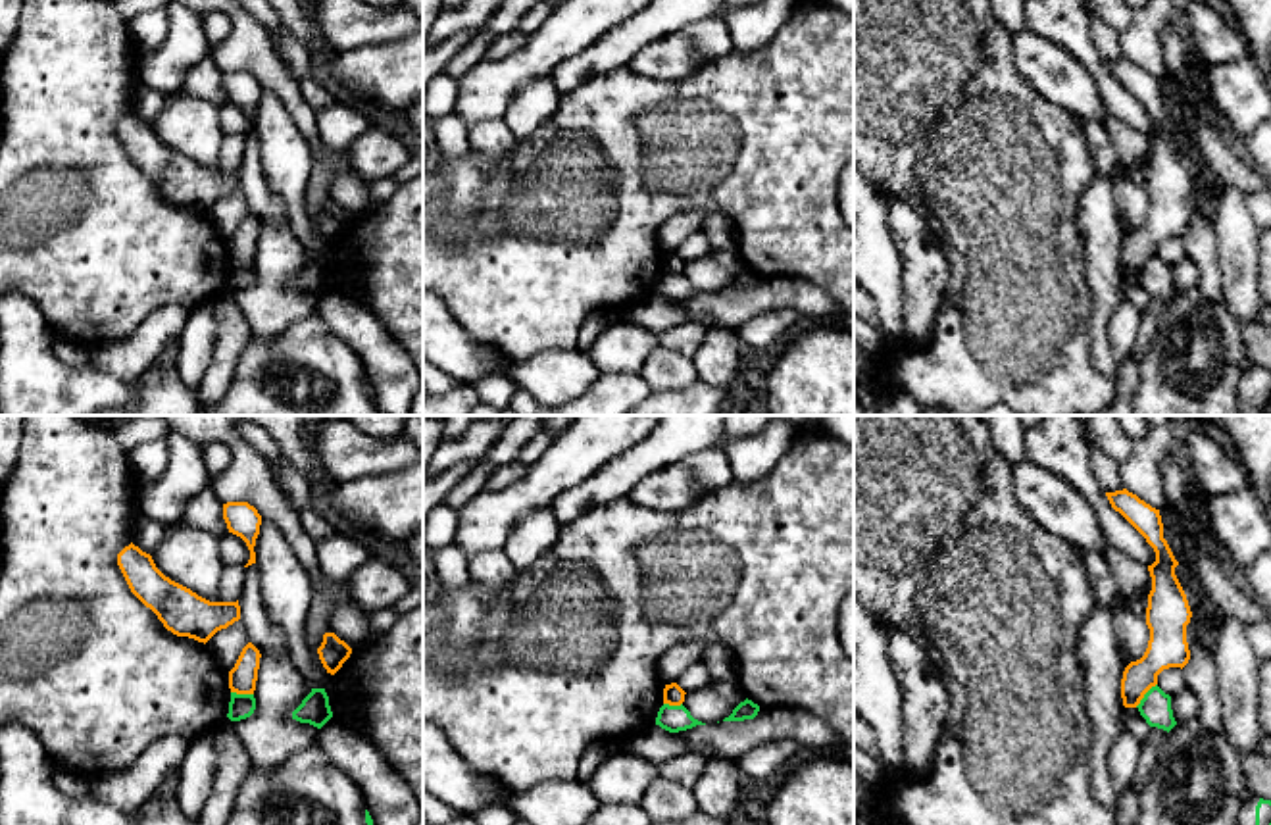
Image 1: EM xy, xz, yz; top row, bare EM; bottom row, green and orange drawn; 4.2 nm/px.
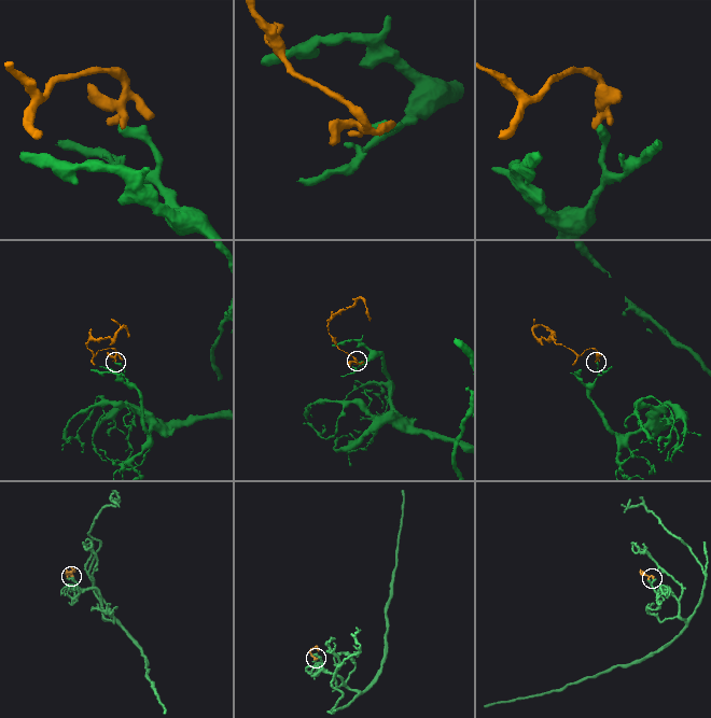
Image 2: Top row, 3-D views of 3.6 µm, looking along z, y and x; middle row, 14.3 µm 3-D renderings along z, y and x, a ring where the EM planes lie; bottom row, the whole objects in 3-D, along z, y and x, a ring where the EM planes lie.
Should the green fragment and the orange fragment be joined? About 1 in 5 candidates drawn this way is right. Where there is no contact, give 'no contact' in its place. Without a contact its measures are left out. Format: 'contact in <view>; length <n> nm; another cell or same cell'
contact in yz; length 140 nm; another cell

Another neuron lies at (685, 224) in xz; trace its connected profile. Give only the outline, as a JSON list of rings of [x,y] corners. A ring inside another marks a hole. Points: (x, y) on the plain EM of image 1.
[[[681,212],[667,219],[658,229],[658,240],[663,254],[677,252],[677,248],[696,231],[702,229],[704,223],[702,212]]]

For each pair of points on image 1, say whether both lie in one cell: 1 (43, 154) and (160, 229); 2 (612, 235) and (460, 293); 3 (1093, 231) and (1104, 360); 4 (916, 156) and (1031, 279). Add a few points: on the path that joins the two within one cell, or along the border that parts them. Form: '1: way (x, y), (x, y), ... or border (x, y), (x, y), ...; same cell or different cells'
1: way (74, 154), (89, 154), (129, 204); same cell
2: way (573, 235), (548, 235), (498, 256); same cell
3: way (1102, 264), (1102, 312), (1098, 327); same cell
4: way (956, 164), (968, 170), (991, 193), (995, 239); same cell

